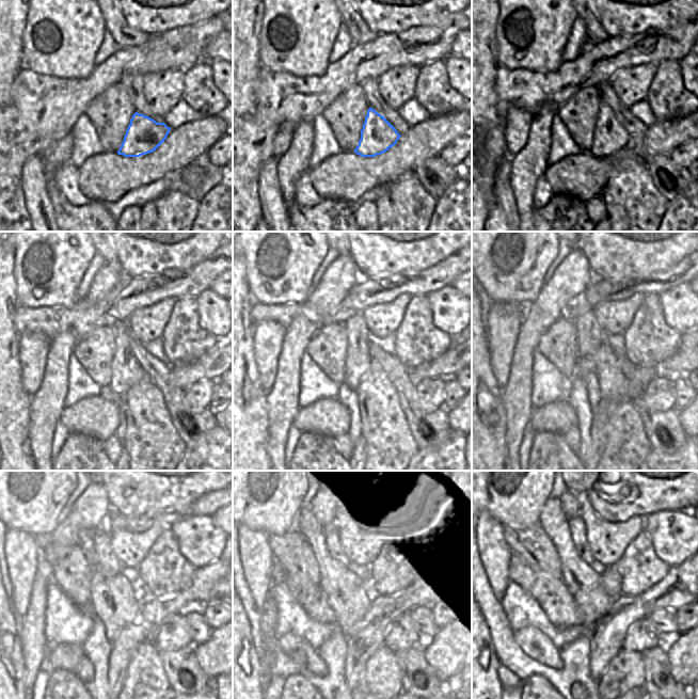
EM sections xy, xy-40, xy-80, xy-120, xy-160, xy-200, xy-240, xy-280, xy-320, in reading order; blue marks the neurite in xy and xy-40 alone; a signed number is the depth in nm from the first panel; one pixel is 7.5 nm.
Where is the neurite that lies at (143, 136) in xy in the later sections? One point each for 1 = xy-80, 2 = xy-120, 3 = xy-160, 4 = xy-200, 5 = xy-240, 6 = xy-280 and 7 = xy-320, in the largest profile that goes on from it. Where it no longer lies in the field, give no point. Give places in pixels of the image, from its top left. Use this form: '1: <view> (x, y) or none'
1: xy-80 (609, 138)
2: xy-120 (126, 371)
3: xy-160 (358, 361)
4: xy-200 (590, 334)
5: xy-240 (107, 562)
6: xy-280 (333, 537)
7: xy-320 (576, 527)

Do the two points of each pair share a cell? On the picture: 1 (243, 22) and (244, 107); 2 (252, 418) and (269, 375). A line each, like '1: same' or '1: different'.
1: same
2: different

